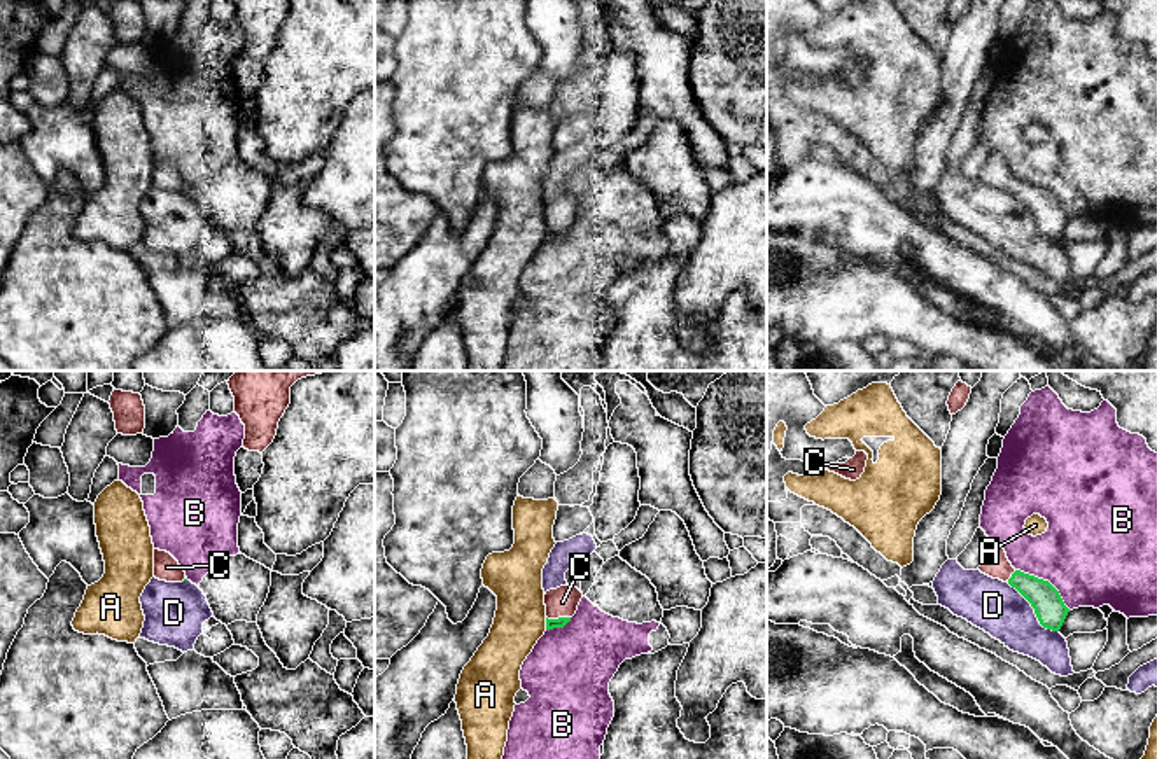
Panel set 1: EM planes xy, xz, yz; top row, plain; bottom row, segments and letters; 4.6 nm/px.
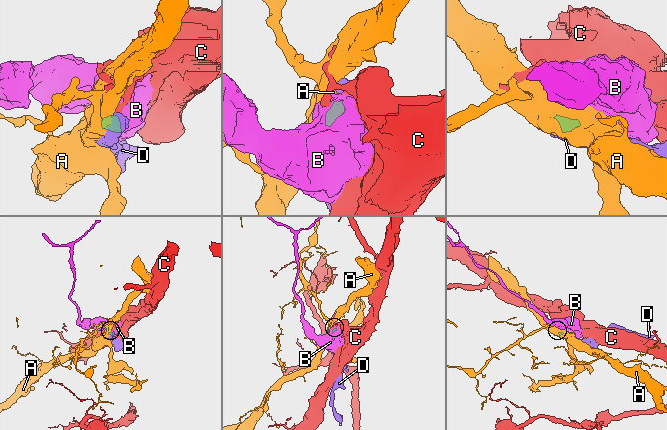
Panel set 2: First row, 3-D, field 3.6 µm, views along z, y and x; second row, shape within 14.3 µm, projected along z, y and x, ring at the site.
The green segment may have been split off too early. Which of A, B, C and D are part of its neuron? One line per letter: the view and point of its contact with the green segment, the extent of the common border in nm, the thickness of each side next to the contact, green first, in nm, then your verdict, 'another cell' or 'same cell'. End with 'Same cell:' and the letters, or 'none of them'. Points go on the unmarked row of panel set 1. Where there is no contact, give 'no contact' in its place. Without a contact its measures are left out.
A: meets green in xz at (546, 231); contact 60 nm long; 50 nm thick on the green side, 240 nm on the other; another cell
B: meets green in yz at (1045, 189); contact 320 nm long; 140 nm thick on the green side, 460 nm on the other; another cell
C: meets green in xz at (559, 226); contact 110 nm long; 50 nm thick on the green side, 140 nm on the other; same cell
D: meets green in yz at (1035, 219); contact 340 nm long; 140 nm thick on the green side, 240 nm on the other; another cell
Same cell: C

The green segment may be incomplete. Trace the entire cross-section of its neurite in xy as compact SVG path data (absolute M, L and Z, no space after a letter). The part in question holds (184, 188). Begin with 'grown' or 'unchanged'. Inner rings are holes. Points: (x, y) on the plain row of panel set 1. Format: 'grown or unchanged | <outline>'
grown | M154 157L154 185L166 191L187 189L184 177L166 159Z

